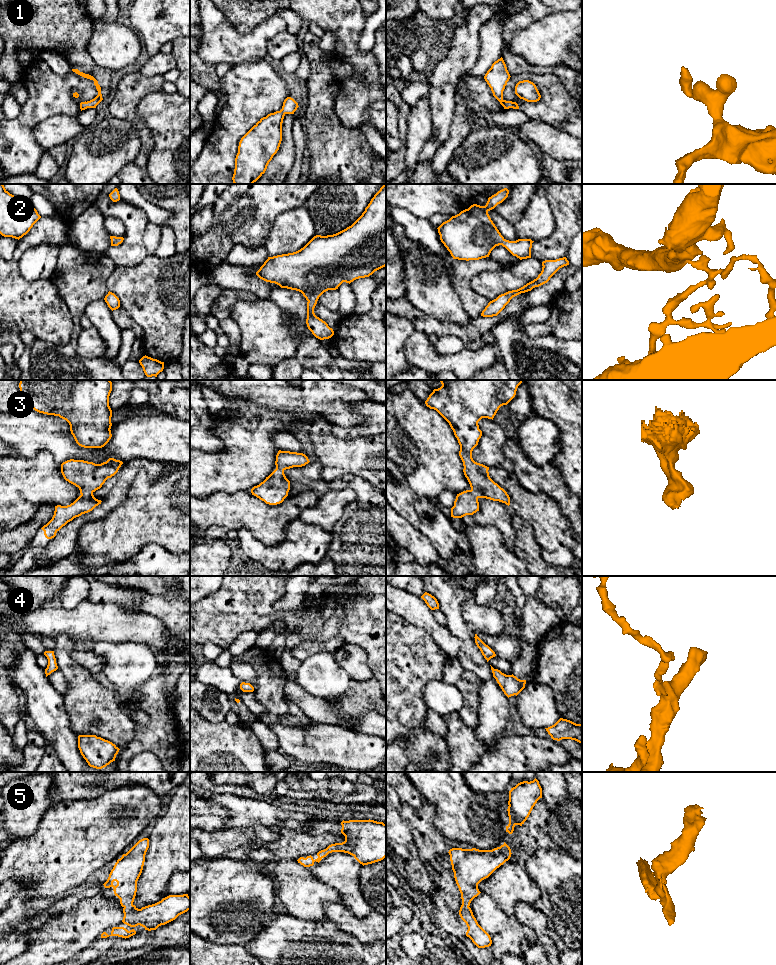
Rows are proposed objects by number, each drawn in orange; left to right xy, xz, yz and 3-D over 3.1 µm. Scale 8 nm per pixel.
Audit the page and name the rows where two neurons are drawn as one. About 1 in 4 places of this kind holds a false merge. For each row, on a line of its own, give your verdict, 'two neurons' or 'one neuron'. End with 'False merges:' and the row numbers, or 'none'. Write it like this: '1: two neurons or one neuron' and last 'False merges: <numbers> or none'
1: one neuron
2: one neuron
3: one neuron
4: one neuron
5: one neuron
False merges: none

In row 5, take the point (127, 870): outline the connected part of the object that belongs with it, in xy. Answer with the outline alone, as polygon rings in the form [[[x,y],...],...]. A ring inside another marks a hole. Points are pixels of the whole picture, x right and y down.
[[[148,838],[139,840],[117,860],[103,885],[105,888],[112,887],[115,896],[120,899],[124,924],[130,927],[140,925],[145,930],[151,931],[190,910],[190,897],[188,894],[169,895],[161,901],[141,909],[133,904],[137,892],[137,881],[142,873],[148,848]]]

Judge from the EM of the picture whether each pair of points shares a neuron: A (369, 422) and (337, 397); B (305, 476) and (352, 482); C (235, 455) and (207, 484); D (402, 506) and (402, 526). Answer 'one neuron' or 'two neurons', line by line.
A: two neurons
B: one neuron
C: one neuron
D: two neurons

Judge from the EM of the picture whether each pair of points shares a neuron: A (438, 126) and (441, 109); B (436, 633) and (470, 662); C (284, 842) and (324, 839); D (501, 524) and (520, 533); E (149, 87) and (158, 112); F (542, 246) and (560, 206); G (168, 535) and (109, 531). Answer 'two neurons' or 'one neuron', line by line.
A: one neuron
B: two neurons
C: one neuron
D: two neurons
E: two neurons
F: one neuron
G: one neuron

